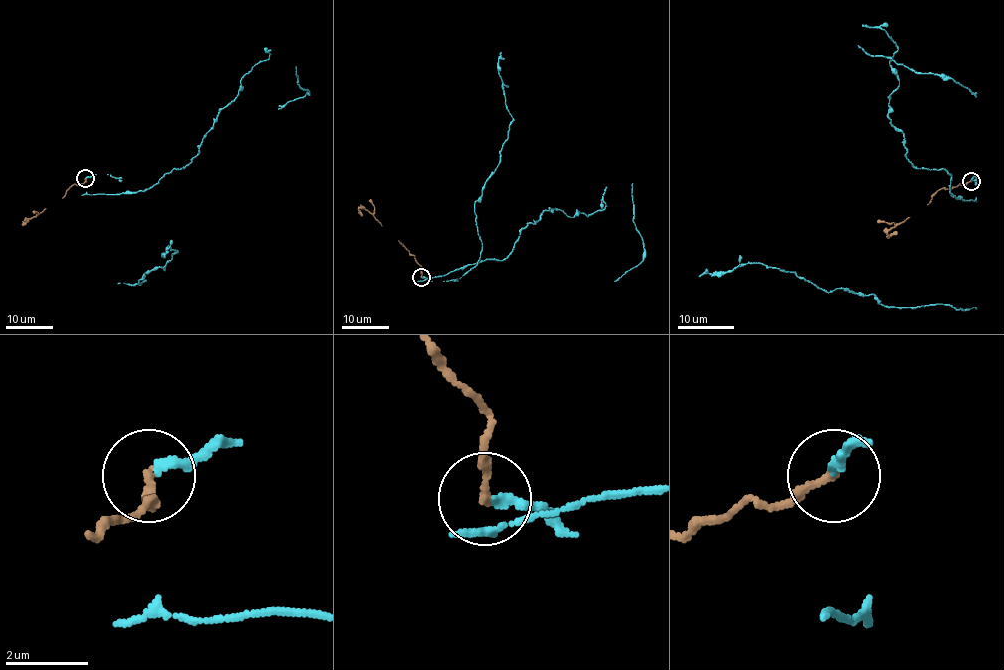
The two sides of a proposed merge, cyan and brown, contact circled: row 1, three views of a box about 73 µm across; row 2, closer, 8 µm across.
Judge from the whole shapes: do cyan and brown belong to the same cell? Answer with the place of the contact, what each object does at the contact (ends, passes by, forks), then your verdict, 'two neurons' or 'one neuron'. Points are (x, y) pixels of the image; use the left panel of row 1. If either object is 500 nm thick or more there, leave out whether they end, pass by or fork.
place (85, 178); cyan ends; brown ends; one neuron

